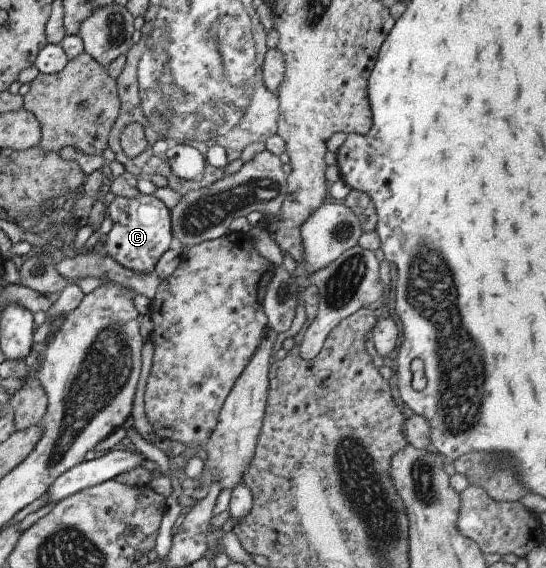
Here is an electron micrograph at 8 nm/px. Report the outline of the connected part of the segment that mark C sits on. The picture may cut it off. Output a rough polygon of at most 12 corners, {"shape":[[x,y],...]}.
{"shape":[[116,195],[100,247],[136,274],[174,246],[170,213],[153,195]]}

